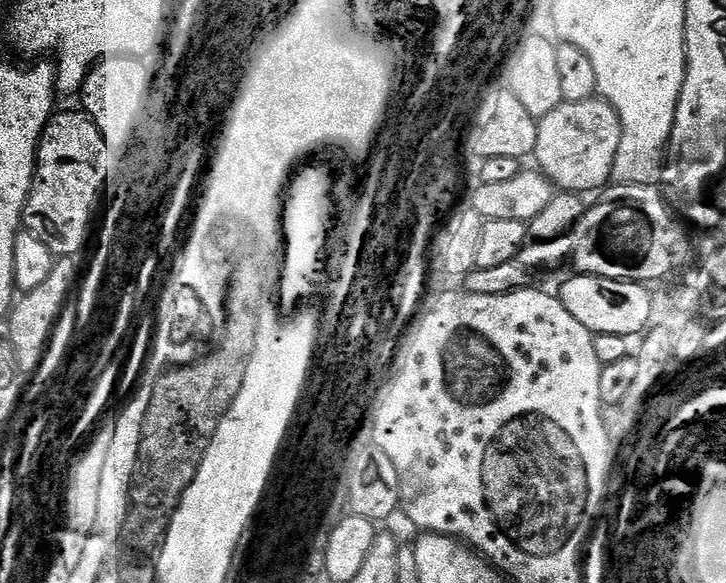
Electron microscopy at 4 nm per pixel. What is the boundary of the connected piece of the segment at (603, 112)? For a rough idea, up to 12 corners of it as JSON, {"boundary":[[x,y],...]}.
{"boundary":[[599,98],[539,117],[535,167],[560,192],[613,179],[620,119]]}

